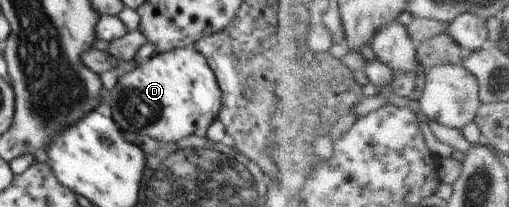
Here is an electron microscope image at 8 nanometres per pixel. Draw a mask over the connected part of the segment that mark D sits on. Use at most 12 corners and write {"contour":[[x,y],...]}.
{"contour":[[194,47],[152,55],[109,91],[138,138],[206,133],[221,89]]}

